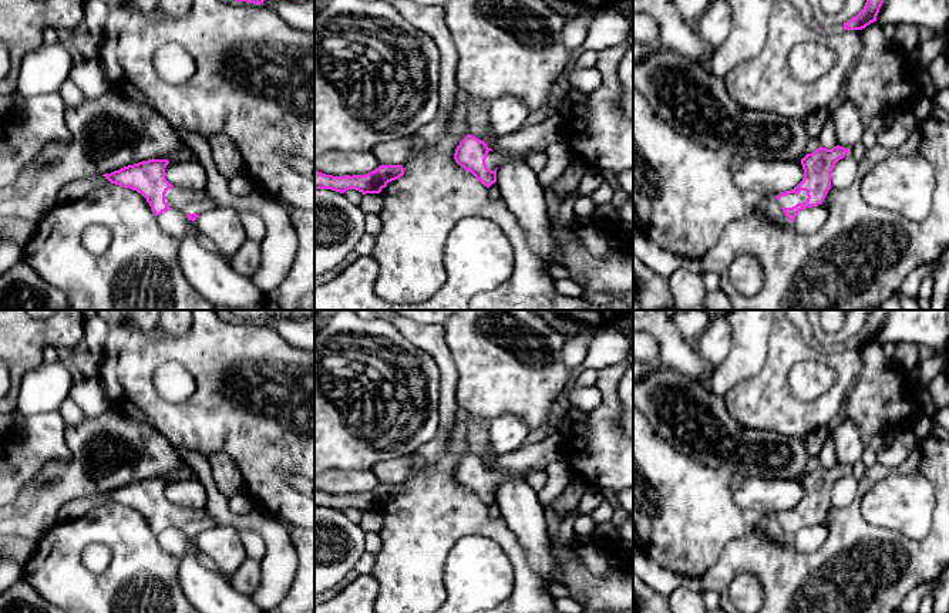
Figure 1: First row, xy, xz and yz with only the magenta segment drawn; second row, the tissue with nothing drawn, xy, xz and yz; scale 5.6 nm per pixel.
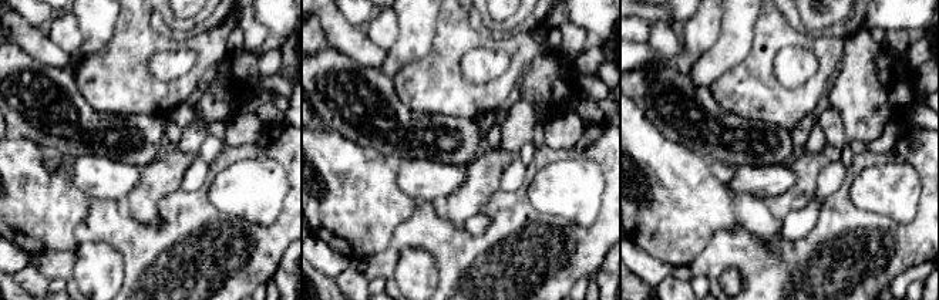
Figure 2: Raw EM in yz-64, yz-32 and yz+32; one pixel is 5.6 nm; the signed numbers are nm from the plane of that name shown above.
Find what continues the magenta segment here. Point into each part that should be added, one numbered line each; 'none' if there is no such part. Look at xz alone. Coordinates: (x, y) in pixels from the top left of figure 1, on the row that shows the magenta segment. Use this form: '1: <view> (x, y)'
1: xz (531, 138)

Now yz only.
1: yz (788, 201)

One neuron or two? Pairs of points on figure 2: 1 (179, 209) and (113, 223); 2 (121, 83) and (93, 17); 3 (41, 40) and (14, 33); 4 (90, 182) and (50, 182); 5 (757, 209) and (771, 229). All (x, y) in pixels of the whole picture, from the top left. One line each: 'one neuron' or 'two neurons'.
1: one neuron
2: two neurons
3: one neuron
4: two neurons
5: one neuron

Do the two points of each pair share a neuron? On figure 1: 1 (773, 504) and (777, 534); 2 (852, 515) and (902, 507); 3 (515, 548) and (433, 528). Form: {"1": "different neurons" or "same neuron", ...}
{"1": "different neurons", "2": "different neurons", "3": "same neuron"}

